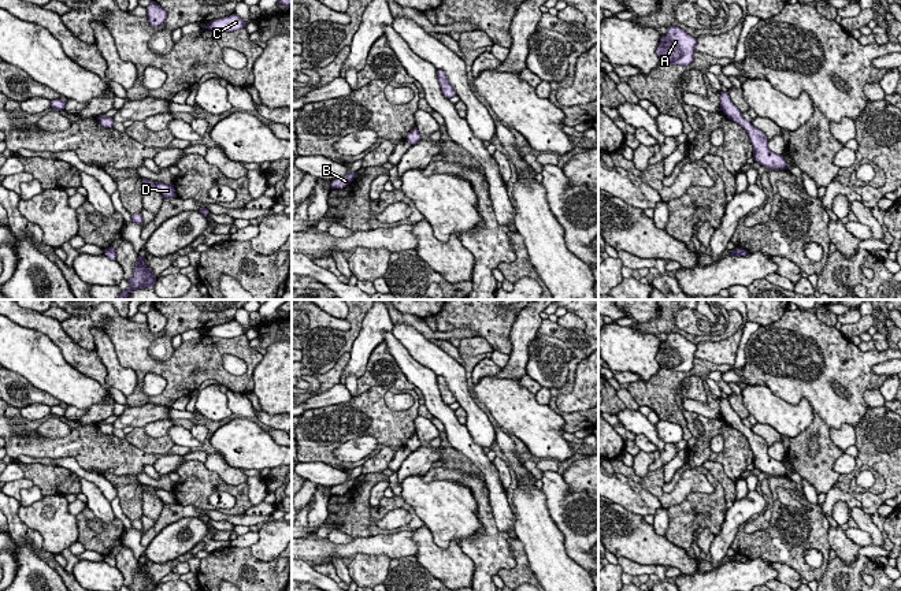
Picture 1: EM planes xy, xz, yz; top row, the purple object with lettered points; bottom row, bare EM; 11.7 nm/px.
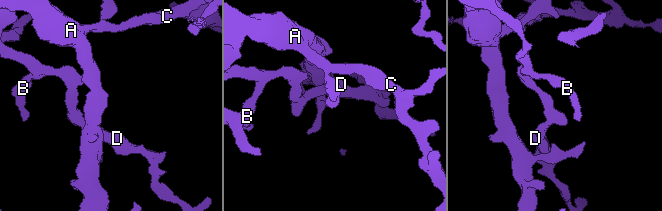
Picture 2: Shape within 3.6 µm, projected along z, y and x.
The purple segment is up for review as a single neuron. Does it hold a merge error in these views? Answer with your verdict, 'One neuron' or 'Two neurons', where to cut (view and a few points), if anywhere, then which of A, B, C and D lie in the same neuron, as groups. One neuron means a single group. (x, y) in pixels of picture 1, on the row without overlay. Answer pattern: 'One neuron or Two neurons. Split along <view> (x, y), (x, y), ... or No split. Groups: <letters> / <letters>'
One neuron. No split. Groups: A B C D

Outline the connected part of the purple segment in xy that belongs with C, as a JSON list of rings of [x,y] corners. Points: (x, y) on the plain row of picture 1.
[[[233,320],[230,323],[214,326],[207,331],[201,331],[201,334],[212,338],[236,338],[246,332],[245,328],[237,320]]]

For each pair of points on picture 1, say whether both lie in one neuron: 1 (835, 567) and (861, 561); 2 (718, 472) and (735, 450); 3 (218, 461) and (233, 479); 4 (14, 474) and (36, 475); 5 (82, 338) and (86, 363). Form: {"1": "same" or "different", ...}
{"1": "same", "2": "different", "3": "same", "4": "different", "5": "different"}

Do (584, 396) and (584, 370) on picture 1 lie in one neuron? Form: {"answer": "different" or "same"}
{"answer": "same"}

